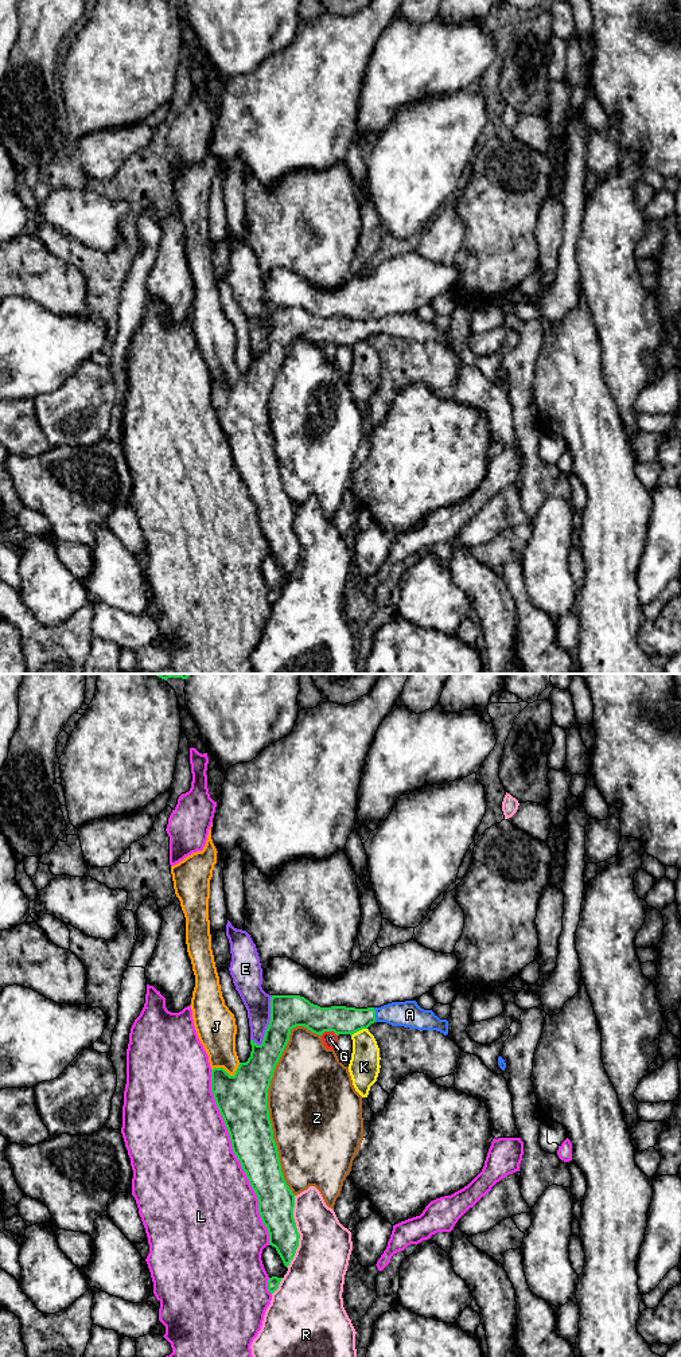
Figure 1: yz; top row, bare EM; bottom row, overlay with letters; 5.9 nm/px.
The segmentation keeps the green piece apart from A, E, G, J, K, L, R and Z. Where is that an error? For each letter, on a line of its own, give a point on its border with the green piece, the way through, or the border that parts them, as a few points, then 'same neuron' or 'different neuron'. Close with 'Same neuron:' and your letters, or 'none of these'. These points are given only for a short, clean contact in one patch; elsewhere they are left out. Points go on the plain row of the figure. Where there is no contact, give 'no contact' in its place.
A: yz (374, 326) | same neuron
E: yz (269, 332) | different neuron
G: yz (329, 342) | along yz (320, 346), (333, 343), (337, 347) | different neuron
J: yz (228, 385) | different neuron
K: yz (358, 342) | along yz (366, 339), (351, 347) | different neuron
L: yz (236, 467) | different neuron
R: yz (298, 544) | different neuron
Z: yz (267, 418) | different neuron
Same neuron: A

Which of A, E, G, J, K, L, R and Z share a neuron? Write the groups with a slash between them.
A / E / G / J / K / L / R / Z

